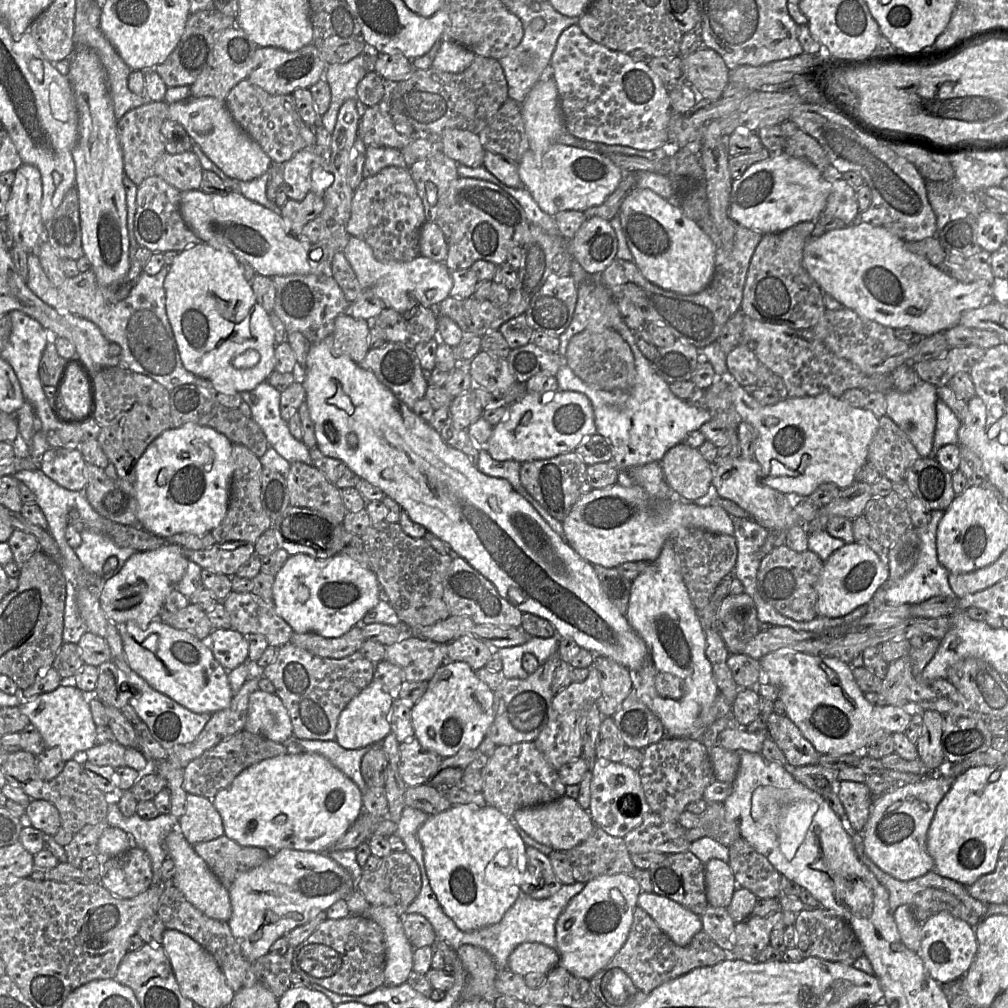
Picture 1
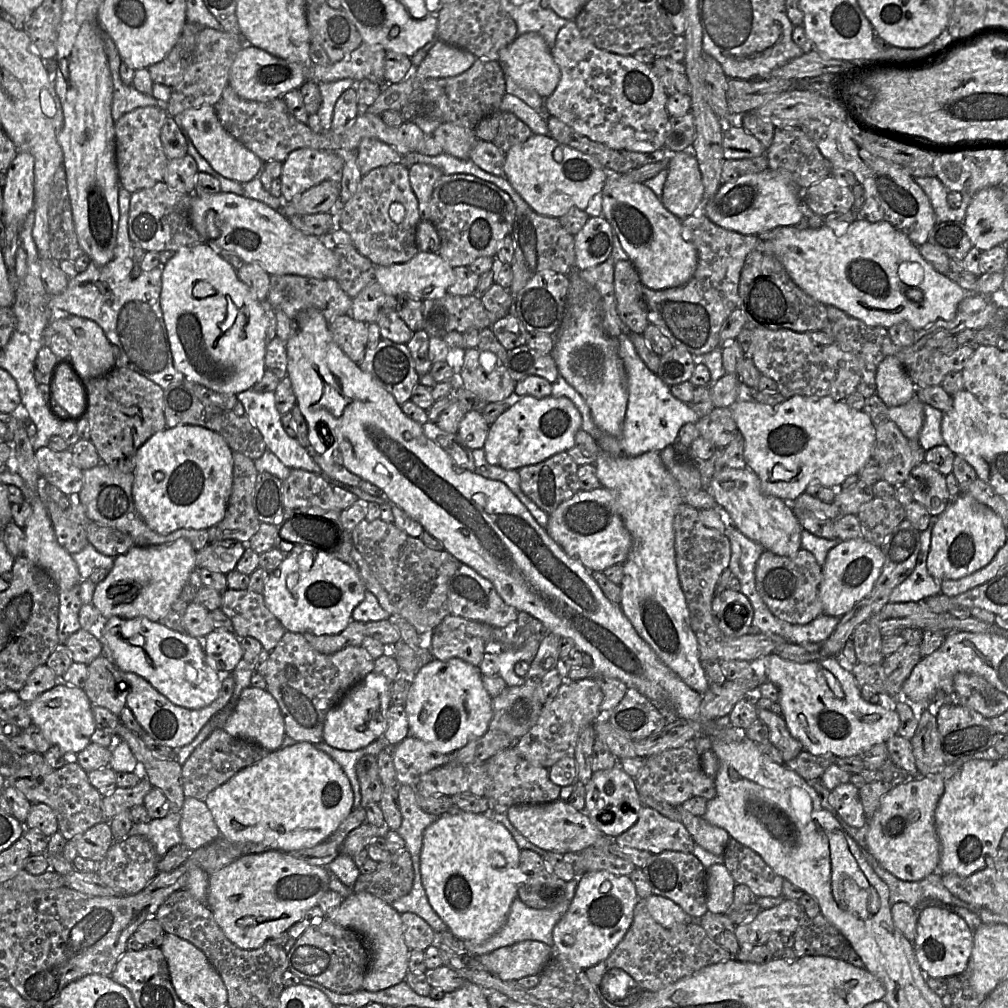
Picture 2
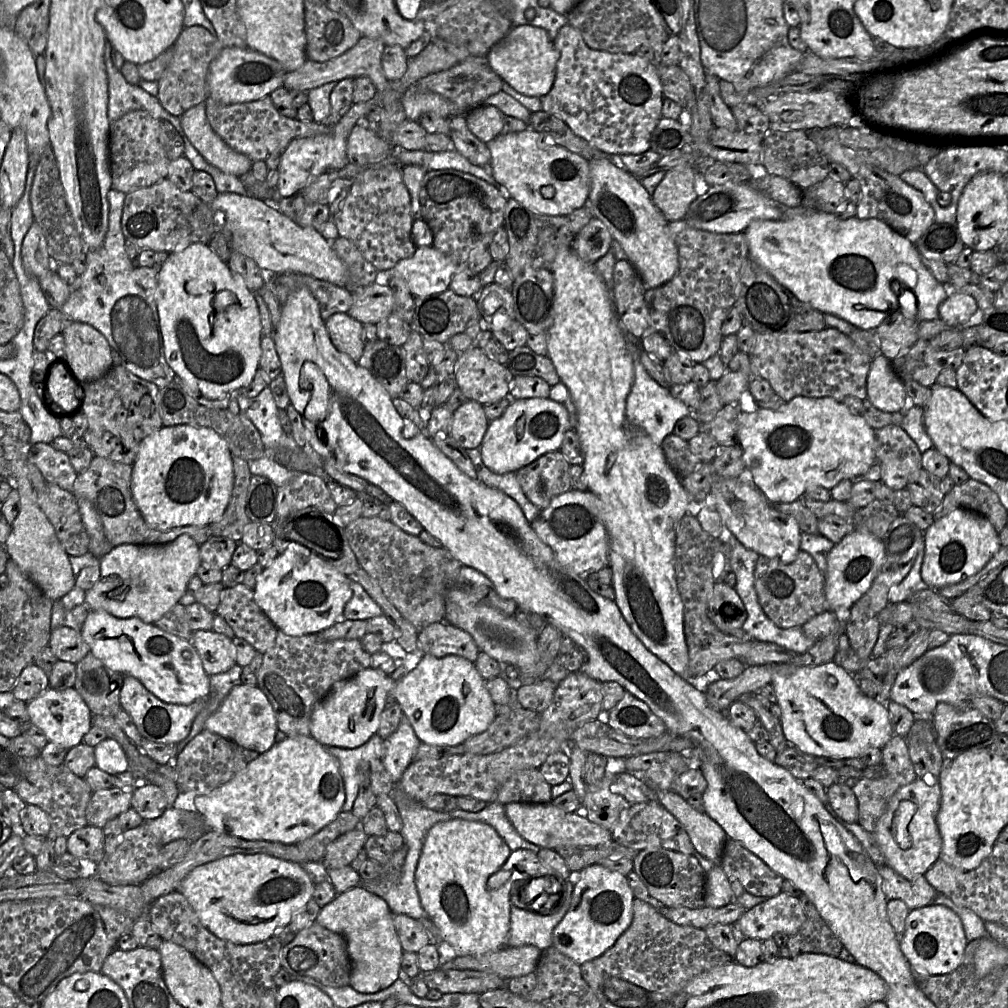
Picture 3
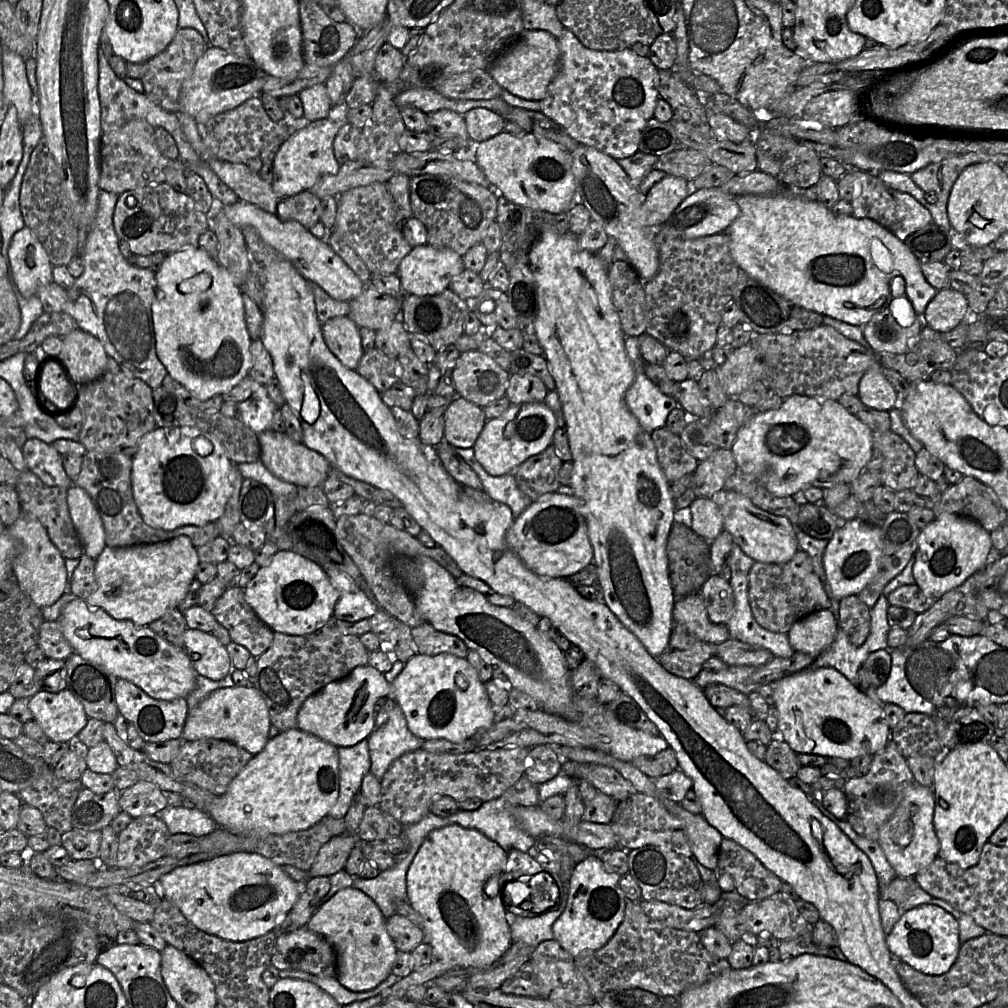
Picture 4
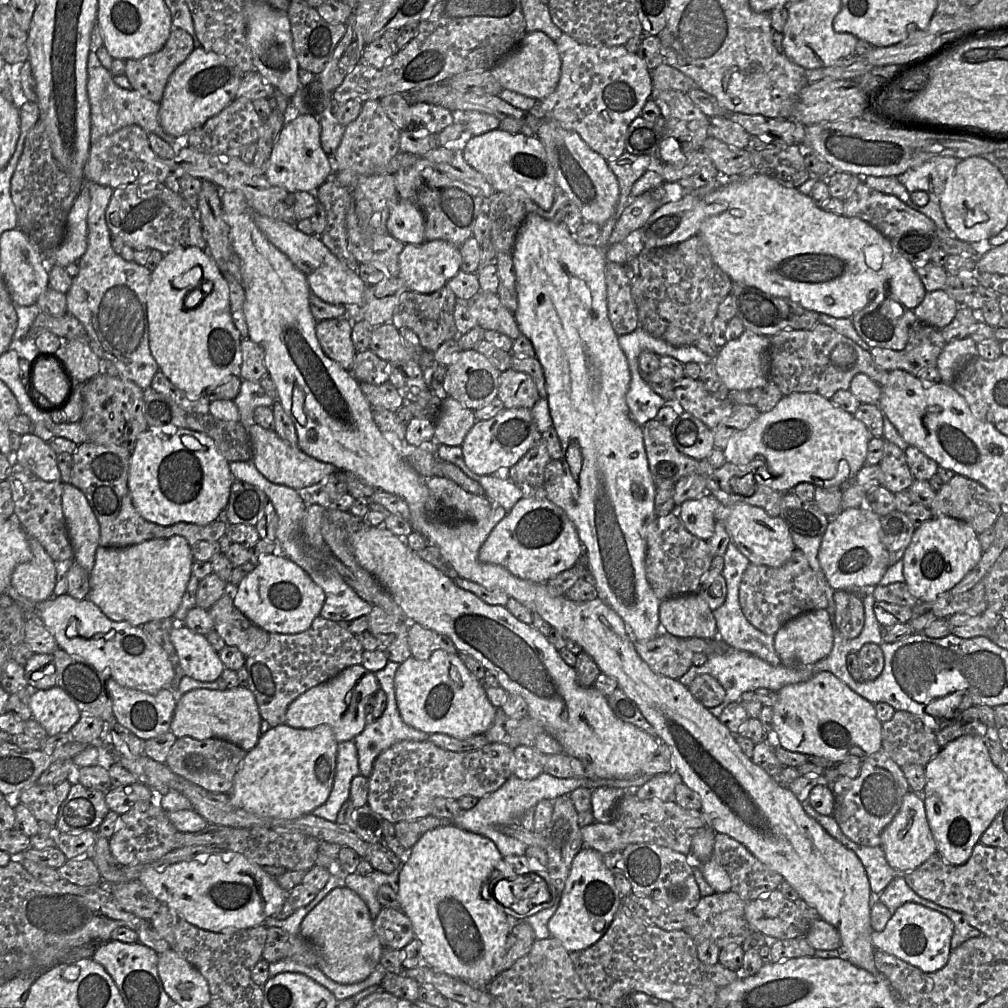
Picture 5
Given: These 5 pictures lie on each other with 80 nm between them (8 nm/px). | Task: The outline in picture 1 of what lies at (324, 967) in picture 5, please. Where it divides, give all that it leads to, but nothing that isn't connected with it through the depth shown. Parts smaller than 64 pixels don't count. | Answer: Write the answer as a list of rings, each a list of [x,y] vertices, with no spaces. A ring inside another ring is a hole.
[[[371,905],[367,913],[355,915],[365,915],[383,930],[386,951],[385,985],[398,986],[405,983],[413,971],[414,949],[405,936],[402,917],[393,909],[381,905]]]

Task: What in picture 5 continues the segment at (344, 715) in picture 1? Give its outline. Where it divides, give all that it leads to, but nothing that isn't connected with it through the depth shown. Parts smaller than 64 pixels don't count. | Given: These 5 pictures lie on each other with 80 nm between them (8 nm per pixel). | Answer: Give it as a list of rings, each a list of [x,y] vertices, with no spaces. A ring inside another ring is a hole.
[[[361,665],[350,666],[292,701],[287,708],[284,724],[297,729],[313,729],[325,724],[332,729],[338,743],[354,740],[367,725],[366,700],[379,690],[380,685],[375,673]]]

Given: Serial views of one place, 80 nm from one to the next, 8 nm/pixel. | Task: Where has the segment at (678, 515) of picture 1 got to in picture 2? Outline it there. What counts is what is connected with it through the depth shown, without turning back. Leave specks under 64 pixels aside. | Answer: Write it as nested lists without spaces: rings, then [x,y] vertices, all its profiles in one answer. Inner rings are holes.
[[[607,488],[578,491],[549,514],[546,531],[566,552],[589,571],[604,571],[624,563],[631,549],[632,539],[618,511],[616,493]]]

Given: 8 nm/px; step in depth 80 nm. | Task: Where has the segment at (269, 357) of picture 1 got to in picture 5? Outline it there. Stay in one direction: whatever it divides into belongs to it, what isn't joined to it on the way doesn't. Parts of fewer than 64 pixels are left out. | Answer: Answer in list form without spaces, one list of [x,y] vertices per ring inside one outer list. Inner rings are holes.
[[[184,246],[178,247],[168,252],[167,254],[164,254],[163,259],[161,260],[159,265],[153,272],[151,272],[151,281],[146,293],[146,304],[147,304],[147,318],[148,318],[148,339],[151,354],[155,359],[156,363],[158,364],[159,371],[161,371],[174,386],[182,390],[189,399],[196,400],[203,396],[206,396],[208,391],[221,385],[225,381],[229,380],[232,376],[239,376],[239,368],[242,360],[240,348],[240,342],[242,340],[242,337],[240,336],[238,330],[236,329],[231,317],[228,284],[224,279],[221,271],[217,267],[215,261],[211,258],[207,250],[202,250],[199,249],[198,247],[193,246]],[[193,267],[200,267],[202,269],[202,276],[203,279],[206,280],[206,282],[203,282],[201,287],[193,288],[193,290],[200,290],[201,295],[198,294],[198,296],[191,301],[191,304],[193,304],[193,306],[188,308],[185,306],[185,299],[186,296],[189,294],[188,293],[189,290],[174,288],[172,281],[176,277],[186,273]]]

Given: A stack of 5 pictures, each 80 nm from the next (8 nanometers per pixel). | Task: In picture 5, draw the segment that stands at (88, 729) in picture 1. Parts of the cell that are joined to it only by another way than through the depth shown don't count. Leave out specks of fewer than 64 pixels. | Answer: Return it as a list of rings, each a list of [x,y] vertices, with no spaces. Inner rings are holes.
[[[58,686],[33,690],[29,707],[32,719],[41,724],[48,736],[69,732],[81,717],[74,701]]]

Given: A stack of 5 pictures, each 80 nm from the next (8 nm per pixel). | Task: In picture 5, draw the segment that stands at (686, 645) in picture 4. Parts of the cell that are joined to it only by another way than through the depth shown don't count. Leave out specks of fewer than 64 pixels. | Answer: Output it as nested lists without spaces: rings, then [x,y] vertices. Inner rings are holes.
[[[661,633],[652,639],[635,640],[641,659],[656,674],[679,679],[693,666],[694,652],[686,647],[683,638]]]

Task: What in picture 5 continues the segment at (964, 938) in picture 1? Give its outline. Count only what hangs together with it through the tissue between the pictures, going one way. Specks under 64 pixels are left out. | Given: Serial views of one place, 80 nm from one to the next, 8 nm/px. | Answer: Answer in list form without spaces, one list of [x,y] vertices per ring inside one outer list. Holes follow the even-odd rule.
[[[907,902],[892,914],[884,930],[873,931],[871,941],[876,951],[893,955],[923,972],[936,972],[943,968],[951,954],[954,923],[944,914],[924,905]]]

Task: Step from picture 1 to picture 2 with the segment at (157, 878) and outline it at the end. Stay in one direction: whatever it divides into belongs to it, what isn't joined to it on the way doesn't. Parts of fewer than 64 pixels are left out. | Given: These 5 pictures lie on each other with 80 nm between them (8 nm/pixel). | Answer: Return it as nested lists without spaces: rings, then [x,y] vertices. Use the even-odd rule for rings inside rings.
[[[169,813],[164,818],[133,824],[128,835],[139,835],[148,839],[158,857],[161,858],[172,847],[182,843],[179,829],[180,819],[180,813]]]

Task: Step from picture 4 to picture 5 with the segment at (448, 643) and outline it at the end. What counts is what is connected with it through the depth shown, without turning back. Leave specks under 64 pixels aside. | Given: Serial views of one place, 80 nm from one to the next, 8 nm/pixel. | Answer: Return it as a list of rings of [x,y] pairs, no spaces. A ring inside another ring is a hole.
[[[414,623],[408,629],[407,638],[411,657],[417,660],[429,659],[436,650],[444,650],[457,655],[459,652],[449,637],[418,623]]]

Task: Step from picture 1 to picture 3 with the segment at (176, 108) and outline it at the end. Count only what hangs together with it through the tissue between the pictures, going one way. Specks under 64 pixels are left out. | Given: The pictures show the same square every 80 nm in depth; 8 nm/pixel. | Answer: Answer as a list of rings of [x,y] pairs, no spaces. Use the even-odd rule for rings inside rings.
[[[205,103],[186,110],[180,116],[180,123],[192,146],[208,163],[236,177],[251,171],[253,161],[233,150],[213,131]]]

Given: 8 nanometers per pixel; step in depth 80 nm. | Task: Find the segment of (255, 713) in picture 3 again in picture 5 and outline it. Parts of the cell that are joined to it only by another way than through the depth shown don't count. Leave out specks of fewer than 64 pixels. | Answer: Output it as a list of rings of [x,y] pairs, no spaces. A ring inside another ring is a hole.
[[[235,687],[224,691],[194,689],[178,699],[170,731],[177,738],[227,740],[248,752],[256,746],[261,736],[261,722],[255,696],[248,688]]]

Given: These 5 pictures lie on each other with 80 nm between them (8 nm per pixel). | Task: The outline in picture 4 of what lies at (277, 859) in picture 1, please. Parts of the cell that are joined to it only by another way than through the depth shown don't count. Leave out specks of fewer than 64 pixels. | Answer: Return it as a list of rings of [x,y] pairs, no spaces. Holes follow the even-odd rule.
[[[237,852],[233,854],[214,857],[206,861],[177,867],[170,873],[165,874],[159,879],[158,888],[162,893],[162,897],[175,904],[179,908],[181,913],[185,916],[185,918],[199,930],[227,941],[244,942],[263,936],[266,933],[273,931],[279,925],[279,921],[291,911],[301,890],[303,889],[302,884],[303,883],[296,882],[291,877],[289,877],[282,870],[280,865],[273,863],[270,859],[265,858],[262,855],[248,852]]]

